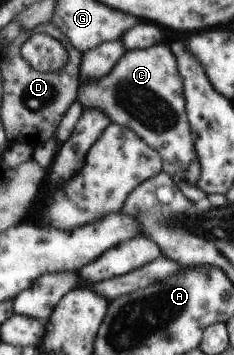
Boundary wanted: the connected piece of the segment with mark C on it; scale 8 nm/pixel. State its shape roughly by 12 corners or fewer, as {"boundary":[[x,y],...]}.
{"boundary":[[166,44],[126,52],[83,108],[104,110],[205,204],[183,80]]}

